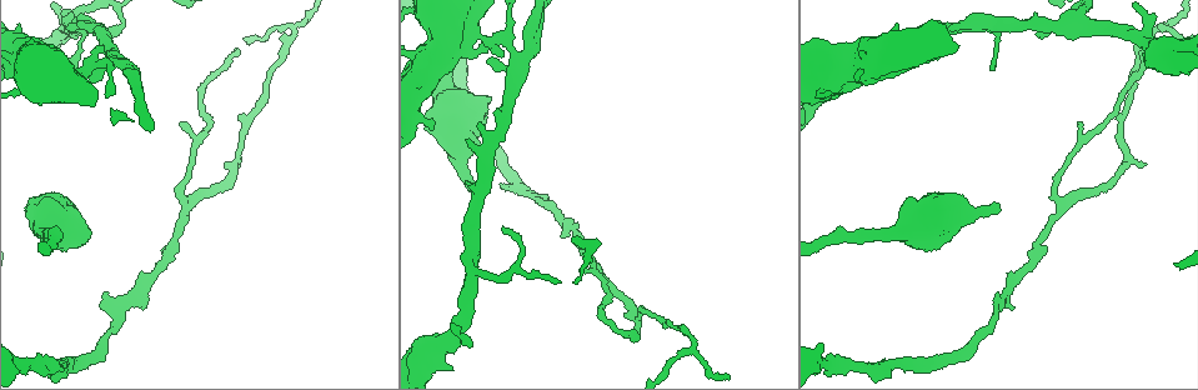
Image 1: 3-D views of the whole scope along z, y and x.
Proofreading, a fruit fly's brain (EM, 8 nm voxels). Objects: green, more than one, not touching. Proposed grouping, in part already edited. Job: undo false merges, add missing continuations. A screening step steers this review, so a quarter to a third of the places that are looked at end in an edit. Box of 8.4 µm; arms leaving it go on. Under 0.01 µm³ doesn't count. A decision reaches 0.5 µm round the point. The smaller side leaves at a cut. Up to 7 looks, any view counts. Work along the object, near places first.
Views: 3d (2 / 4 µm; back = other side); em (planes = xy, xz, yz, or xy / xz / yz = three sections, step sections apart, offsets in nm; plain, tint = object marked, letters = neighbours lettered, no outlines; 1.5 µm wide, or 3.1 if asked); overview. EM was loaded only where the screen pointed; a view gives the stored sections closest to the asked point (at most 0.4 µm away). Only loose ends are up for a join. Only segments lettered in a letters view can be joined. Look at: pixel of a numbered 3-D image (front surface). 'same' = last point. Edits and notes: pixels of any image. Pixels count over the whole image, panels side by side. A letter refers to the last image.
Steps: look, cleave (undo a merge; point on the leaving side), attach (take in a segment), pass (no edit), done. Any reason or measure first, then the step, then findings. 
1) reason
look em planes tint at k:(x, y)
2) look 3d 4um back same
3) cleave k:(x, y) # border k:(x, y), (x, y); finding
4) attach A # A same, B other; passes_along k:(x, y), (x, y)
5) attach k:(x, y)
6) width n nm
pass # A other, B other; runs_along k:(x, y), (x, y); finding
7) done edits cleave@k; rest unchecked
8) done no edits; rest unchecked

an open end
look 3d 4um at 1:(949, 28)

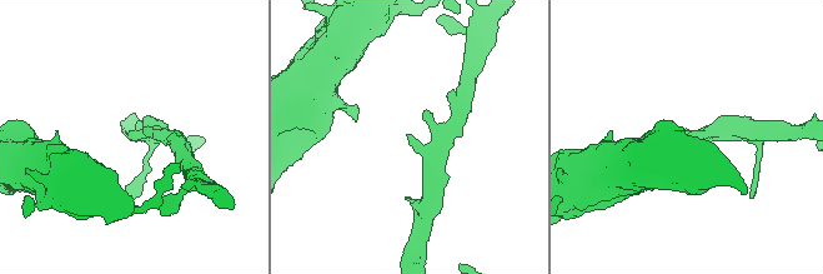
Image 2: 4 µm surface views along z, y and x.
look em xy step 4 letters at 2:(407, 135)

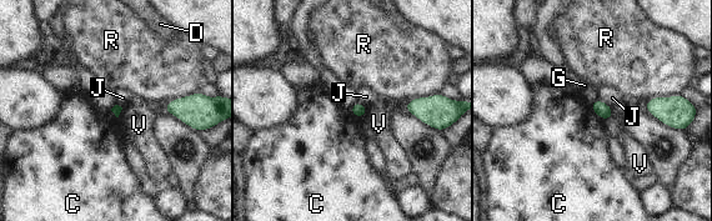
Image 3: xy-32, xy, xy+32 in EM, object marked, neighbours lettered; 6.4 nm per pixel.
look em planes letters same

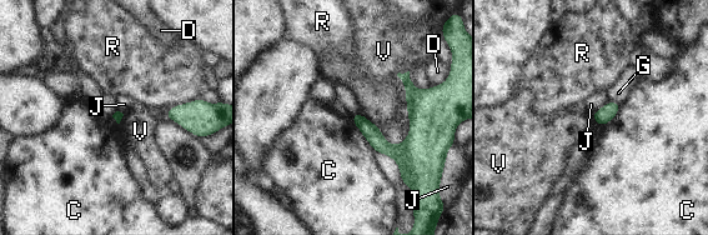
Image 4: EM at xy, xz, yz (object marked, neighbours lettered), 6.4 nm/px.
longest_contact C 280 nm
pass # C other, D other, G other, J other, R other, V other; none of them fits

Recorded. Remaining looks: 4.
branch stops here
look em planes tint at 1:(995, 204)

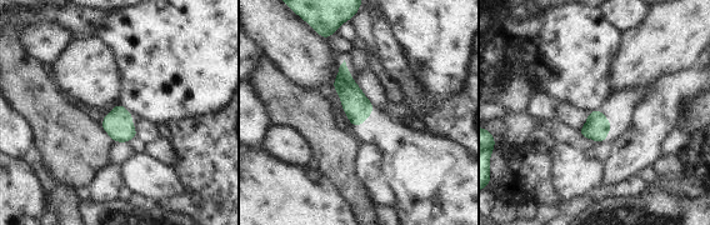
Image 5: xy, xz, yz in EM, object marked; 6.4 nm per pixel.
see the neighbours
look em planes letters same

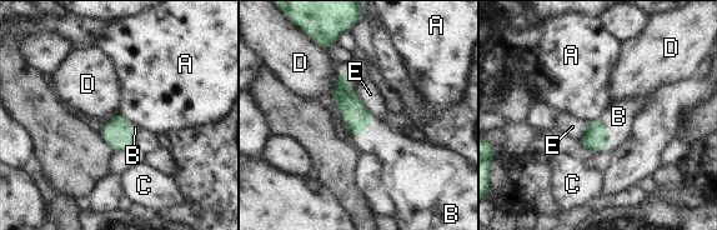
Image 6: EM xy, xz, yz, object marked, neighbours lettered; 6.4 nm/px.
width 160 nm
attach B # A other, B same, C other, D other, E other; the cell continues

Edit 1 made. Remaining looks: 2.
thin end
look em planes letters at 1:(507, 189)

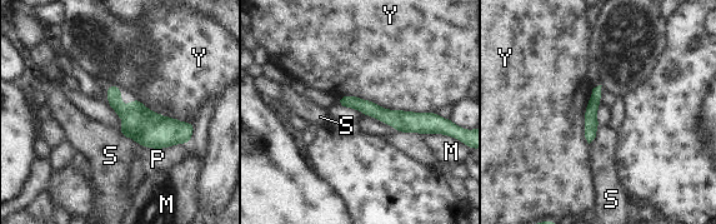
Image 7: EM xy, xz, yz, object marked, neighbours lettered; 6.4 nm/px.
pass # M other, P other, S other, Y other; border 7:(341, 94), (389, 109), (435, 113); none of them fits

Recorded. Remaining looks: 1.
done edits attach@6; rest unchecked

